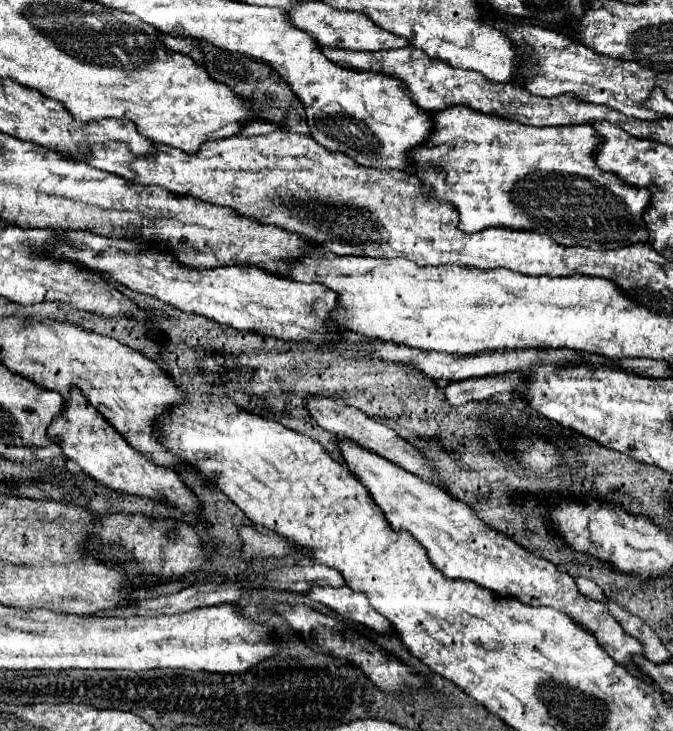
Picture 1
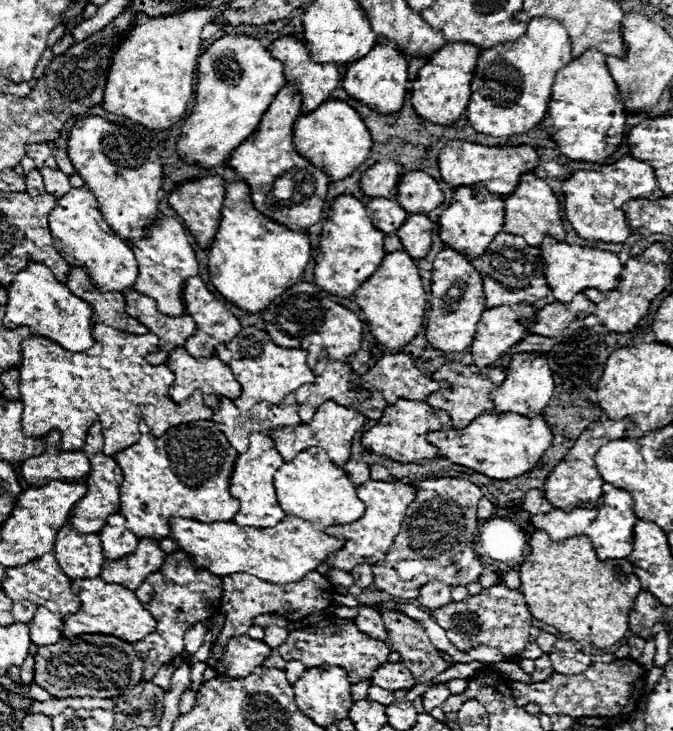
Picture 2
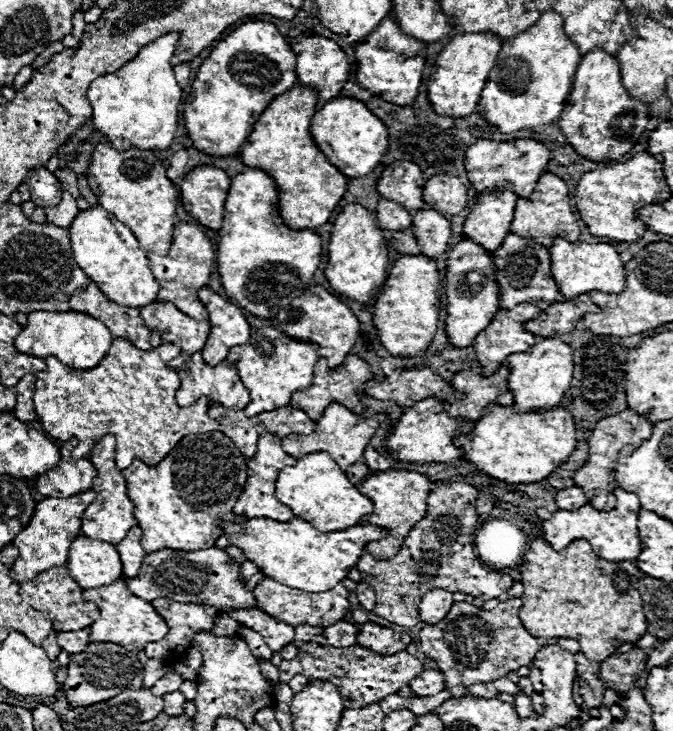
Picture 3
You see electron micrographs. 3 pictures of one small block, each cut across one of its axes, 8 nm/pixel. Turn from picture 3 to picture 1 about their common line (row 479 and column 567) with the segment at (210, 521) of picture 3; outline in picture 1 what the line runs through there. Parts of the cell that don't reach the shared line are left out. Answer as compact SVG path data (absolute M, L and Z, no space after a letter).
M464 104L434 112L432 124L428 140L408 152L410 164L422 184L430 186L428 198L448 202L458 210L458 228L462 232L480 232L482 228L502 226L548 234L562 246L584 246L592 250L614 250L648 240L642 212L648 206L650 192L628 186L618 180L618 176L602 172L596 166L594 146L600 138L590 124L536 128L482 114Z

